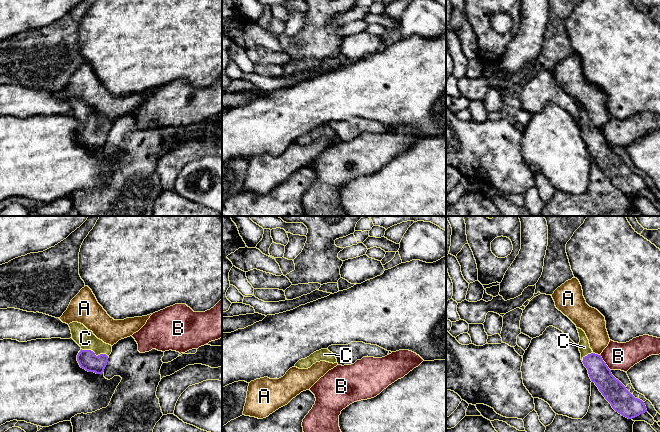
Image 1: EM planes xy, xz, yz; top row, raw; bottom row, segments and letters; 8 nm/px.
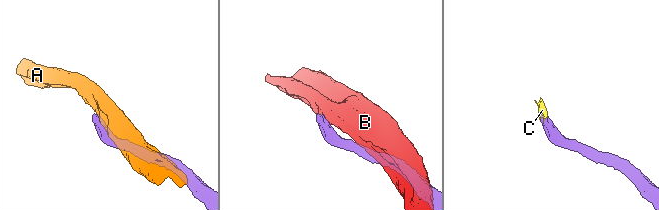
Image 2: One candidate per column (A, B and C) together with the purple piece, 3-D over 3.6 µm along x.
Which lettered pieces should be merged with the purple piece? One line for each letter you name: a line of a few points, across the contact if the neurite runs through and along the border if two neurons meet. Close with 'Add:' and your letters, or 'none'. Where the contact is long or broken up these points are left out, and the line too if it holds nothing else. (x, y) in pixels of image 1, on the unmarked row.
C: xy (87, 135), (94, 130), (85, 114)
Add: C

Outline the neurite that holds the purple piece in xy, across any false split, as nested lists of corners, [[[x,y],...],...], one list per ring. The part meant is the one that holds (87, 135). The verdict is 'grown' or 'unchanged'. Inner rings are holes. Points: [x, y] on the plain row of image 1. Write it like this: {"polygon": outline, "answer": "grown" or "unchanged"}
{"polygon": [[[72,98],[69,103],[72,115],[81,123],[77,131],[80,143],[88,148],[103,150],[112,122],[98,115],[81,99]]], "answer": "grown"}

